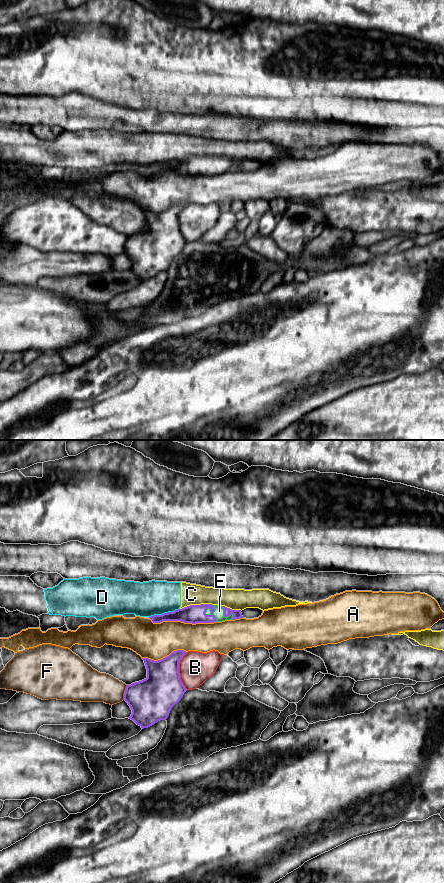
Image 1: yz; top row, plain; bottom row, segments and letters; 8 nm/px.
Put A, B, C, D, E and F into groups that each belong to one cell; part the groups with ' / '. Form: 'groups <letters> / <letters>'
groups A / B / C D / E / F

